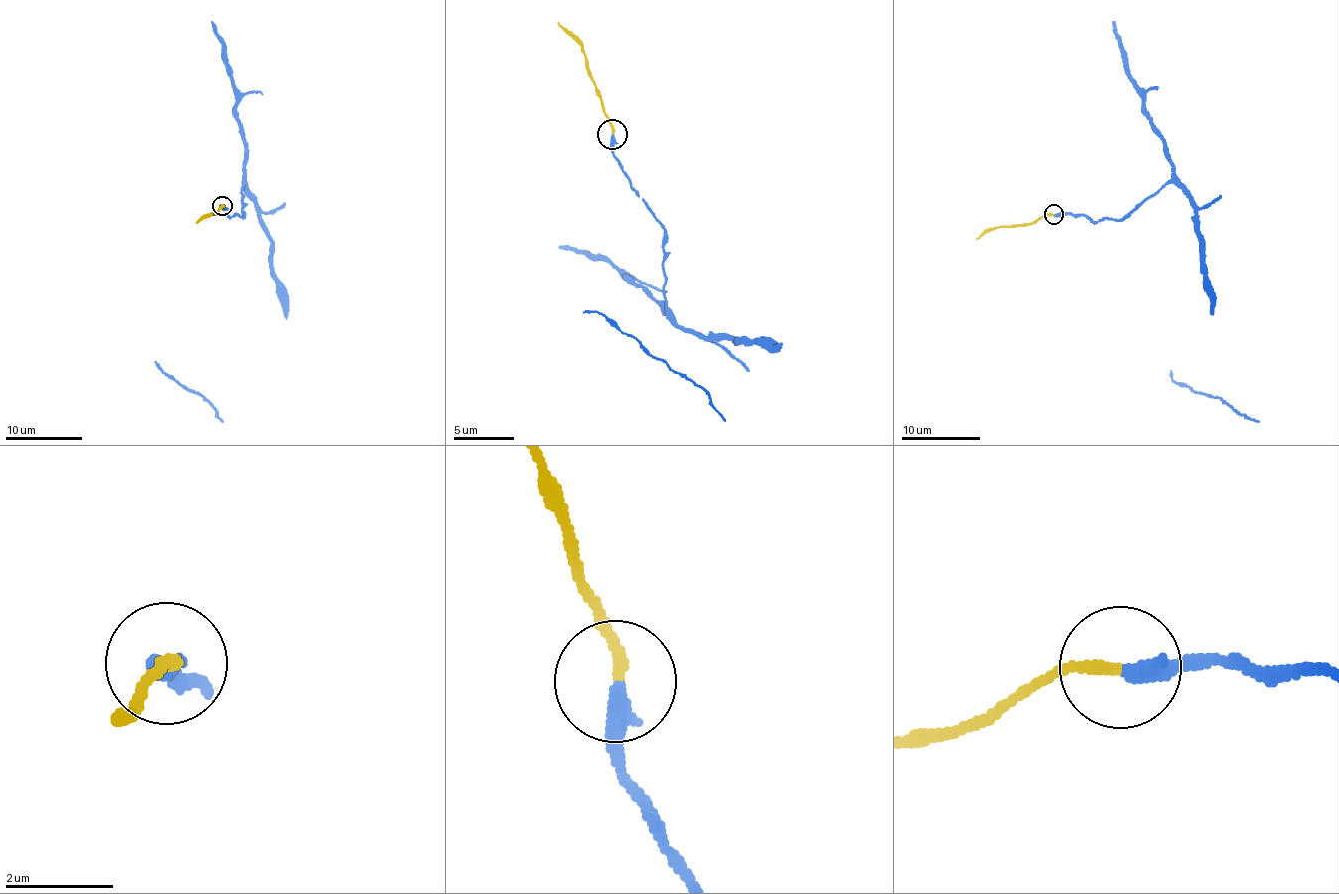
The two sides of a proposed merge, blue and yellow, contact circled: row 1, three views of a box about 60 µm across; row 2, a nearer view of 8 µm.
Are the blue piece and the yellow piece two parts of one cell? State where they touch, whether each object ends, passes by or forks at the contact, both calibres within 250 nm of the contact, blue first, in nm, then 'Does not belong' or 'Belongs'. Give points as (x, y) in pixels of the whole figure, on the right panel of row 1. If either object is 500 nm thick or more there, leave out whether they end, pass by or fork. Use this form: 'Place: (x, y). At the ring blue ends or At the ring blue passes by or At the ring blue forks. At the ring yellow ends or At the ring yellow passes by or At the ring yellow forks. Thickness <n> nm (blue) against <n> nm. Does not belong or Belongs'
Place: (1054, 214). At the ring blue ends. At the ring yellow ends. Thickness 360 nm (blue) against 200 nm. Belongs

